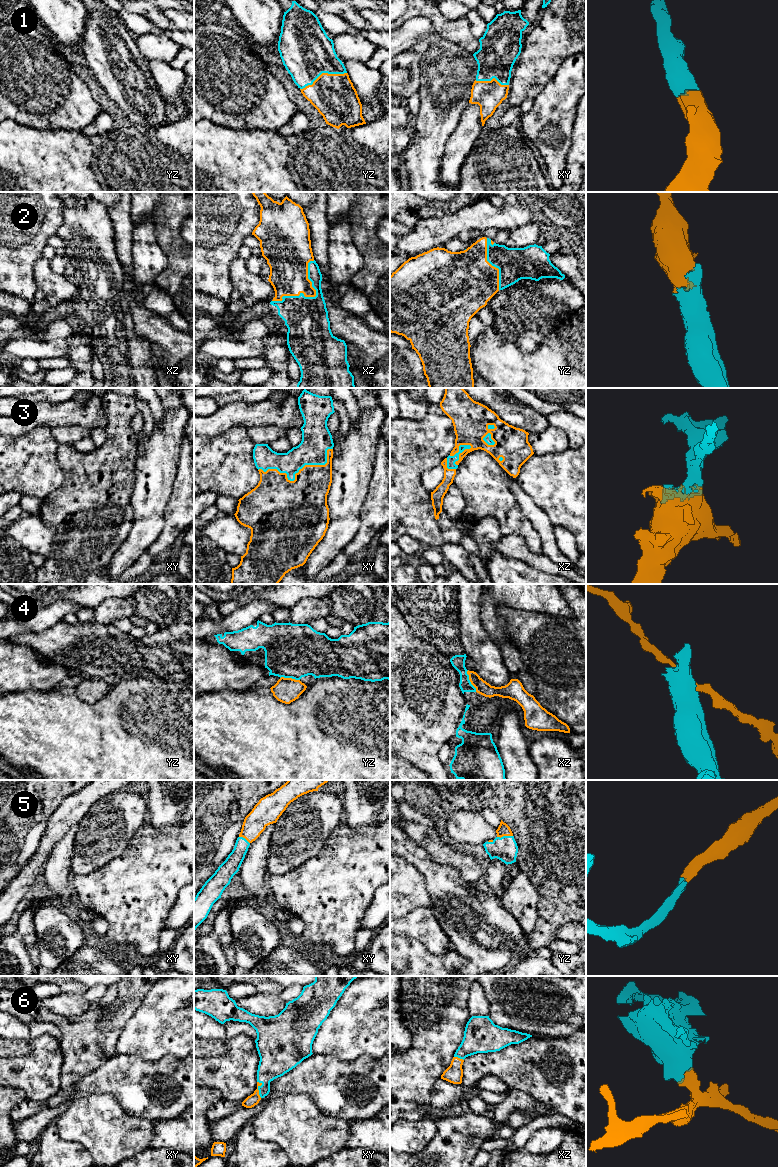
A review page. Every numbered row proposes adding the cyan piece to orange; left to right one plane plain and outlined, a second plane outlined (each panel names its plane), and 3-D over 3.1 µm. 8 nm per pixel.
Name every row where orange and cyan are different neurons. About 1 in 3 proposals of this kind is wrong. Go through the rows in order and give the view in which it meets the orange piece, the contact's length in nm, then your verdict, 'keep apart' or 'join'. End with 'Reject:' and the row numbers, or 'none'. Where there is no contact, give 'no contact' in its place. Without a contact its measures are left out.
1: meets orange in yz; contact 400 nm long; join
2: meets orange in xz; contact 480 nm long; join
3: meets orange in xy; contact 650 nm long; join
4: meets orange in xz; contact 190 nm long; keep apart
5: meets orange in yz; contact 130 nm long; join
6: meets orange in xy; contact 140 nm long; join
Reject: 4

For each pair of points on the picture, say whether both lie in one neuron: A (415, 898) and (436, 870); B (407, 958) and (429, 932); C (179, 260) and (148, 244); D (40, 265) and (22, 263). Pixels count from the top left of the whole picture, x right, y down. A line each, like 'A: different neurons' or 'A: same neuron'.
A: different neurons
B: different neurons
C: different neurons
D: different neurons

